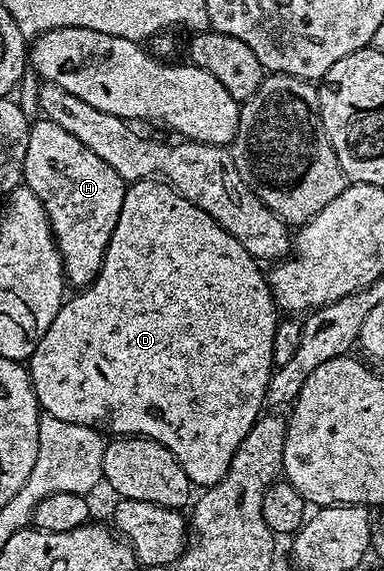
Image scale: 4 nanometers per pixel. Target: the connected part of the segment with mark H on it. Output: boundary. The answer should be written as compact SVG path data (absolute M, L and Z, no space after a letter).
M49 119L37 120L28 128L22 183L46 209L52 236L64 262L65 280L71 286L73 283L73 288L83 289L96 280L102 269L114 225L118 225L118 213L122 213L126 184L102 157L90 153L74 133L66 133L62 125L54 125Z

